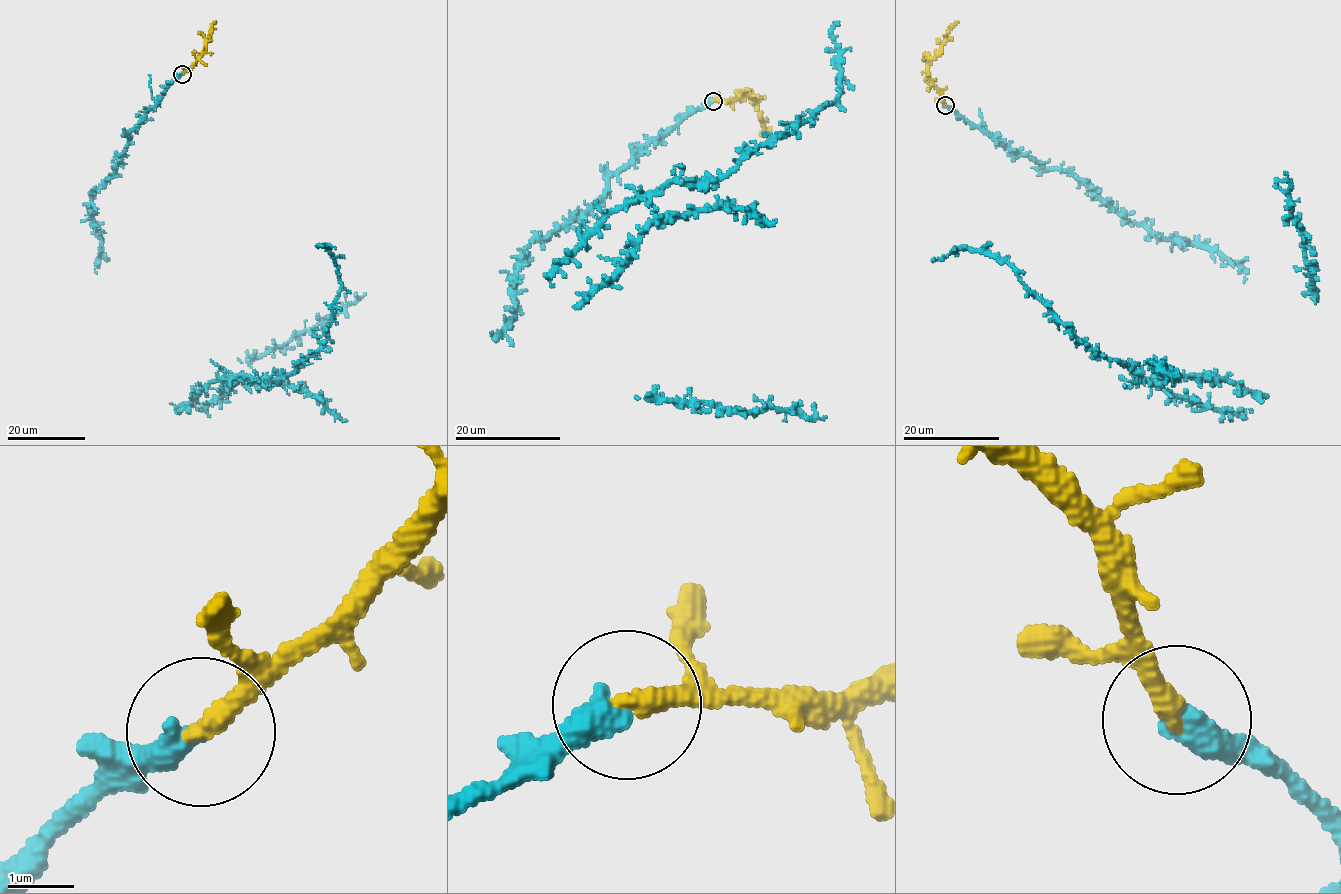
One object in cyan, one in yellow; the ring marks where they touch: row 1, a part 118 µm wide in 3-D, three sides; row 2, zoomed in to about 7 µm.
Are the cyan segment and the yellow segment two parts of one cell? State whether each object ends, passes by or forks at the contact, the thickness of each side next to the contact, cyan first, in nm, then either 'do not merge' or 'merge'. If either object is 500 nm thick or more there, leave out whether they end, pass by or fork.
cyan ends; yellow ends; calibres 420 and 320 nm; merge

